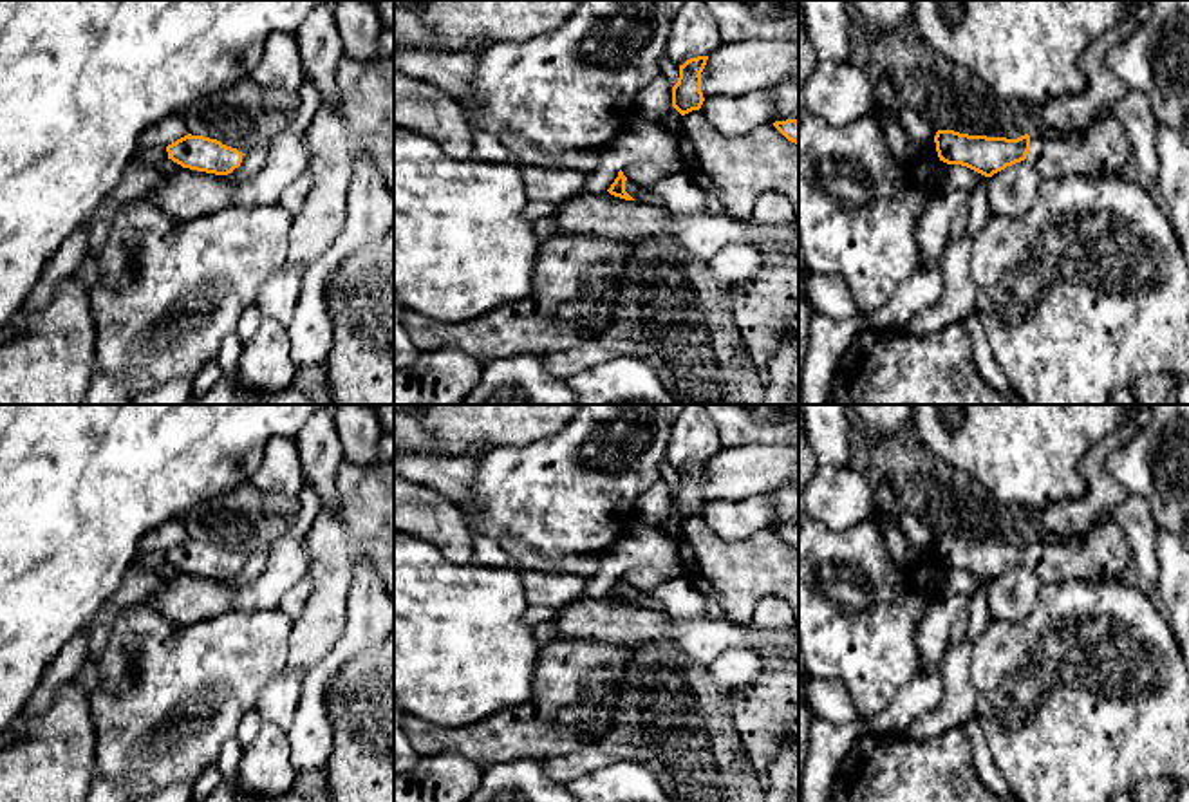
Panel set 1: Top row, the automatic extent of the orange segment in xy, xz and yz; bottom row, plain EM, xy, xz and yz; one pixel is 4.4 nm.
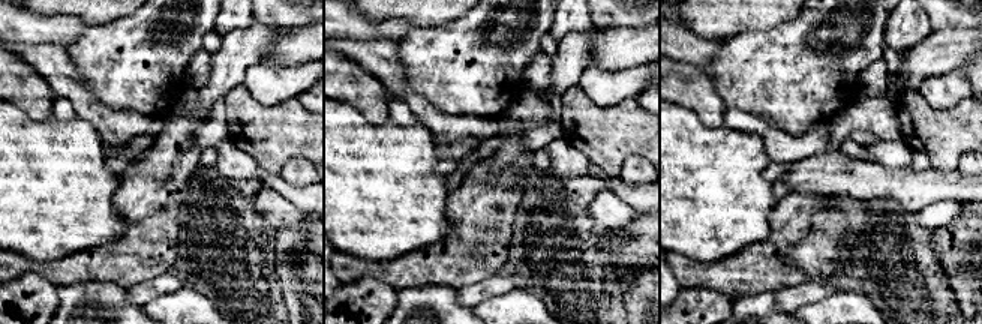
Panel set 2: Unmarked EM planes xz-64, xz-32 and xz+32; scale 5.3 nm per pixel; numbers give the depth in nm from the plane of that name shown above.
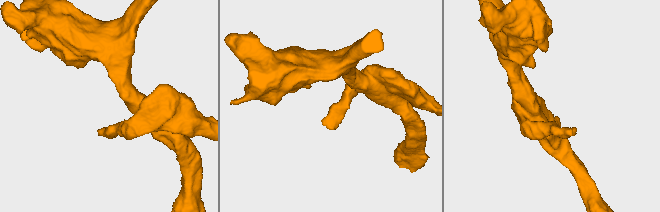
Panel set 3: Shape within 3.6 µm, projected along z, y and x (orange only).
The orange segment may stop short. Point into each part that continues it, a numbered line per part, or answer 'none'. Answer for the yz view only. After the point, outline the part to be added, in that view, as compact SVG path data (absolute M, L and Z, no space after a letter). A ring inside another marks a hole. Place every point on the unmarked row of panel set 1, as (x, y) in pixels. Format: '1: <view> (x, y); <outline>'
1: yz (1104, 555); M1113 520L1093 526L1082 544L1043 546L1030 540L1026 567L1043 582L1057 583L1066 578L1120 580L1133 562L1129 542Z

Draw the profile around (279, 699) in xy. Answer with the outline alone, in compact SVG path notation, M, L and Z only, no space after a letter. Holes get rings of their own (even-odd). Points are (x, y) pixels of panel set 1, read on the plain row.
M286 667L264 686L255 706L262 723L271 723L284 732L291 728L304 677L302 672Z

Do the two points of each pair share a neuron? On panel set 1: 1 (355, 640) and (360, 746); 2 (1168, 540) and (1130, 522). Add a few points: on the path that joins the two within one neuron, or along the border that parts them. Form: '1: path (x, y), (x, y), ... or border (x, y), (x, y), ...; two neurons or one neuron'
1: border (374, 645), (356, 652), (327, 689); two neurons
2: border (1159, 528), (1155, 539), (1157, 578); two neurons

